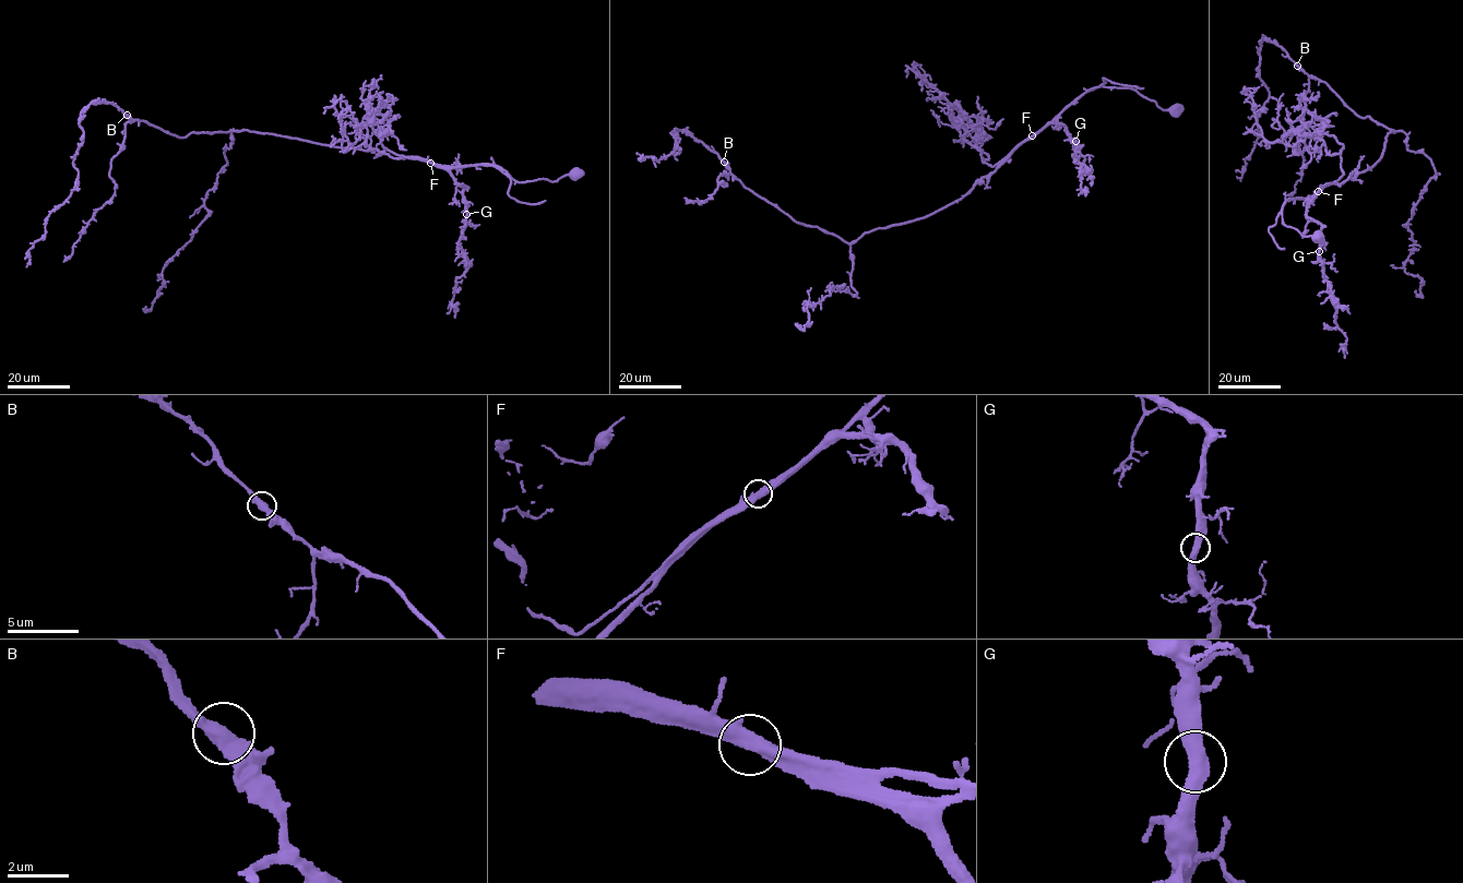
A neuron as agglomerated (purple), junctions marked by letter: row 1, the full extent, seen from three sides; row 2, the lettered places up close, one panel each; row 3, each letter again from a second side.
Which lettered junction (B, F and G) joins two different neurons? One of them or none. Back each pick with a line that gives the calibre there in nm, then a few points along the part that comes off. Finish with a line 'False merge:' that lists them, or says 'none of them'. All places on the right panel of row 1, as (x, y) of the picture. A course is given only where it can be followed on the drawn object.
F: 480 nm thick; foreign part runs (1319, 191), (1342, 175), (1341, 156), (1329, 154), (1321, 140), (1306, 132), (1268, 142), (1245, 88), (1257, 90)
False merge: F

